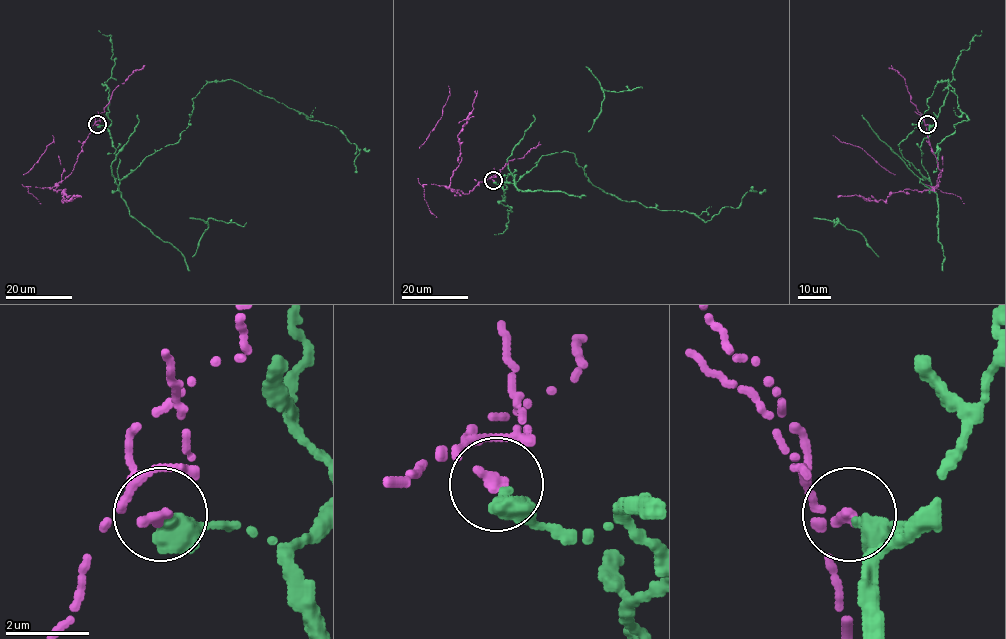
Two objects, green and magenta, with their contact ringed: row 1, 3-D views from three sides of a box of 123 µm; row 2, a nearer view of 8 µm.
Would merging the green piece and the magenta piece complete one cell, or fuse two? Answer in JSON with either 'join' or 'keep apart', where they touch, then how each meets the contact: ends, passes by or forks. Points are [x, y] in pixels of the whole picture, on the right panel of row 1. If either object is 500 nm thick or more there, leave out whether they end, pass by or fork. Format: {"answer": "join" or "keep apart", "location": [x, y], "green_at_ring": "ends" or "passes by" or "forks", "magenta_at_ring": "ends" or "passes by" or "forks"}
{"answer": "keep apart", "location": [927, 124]}

